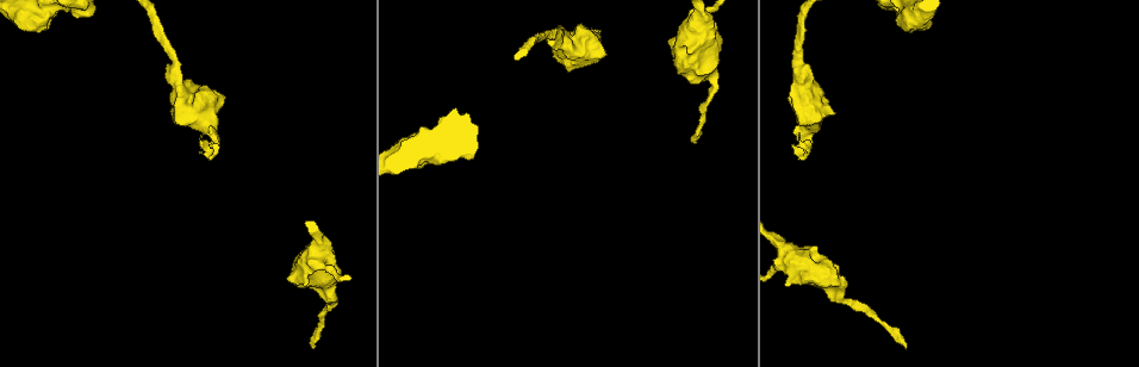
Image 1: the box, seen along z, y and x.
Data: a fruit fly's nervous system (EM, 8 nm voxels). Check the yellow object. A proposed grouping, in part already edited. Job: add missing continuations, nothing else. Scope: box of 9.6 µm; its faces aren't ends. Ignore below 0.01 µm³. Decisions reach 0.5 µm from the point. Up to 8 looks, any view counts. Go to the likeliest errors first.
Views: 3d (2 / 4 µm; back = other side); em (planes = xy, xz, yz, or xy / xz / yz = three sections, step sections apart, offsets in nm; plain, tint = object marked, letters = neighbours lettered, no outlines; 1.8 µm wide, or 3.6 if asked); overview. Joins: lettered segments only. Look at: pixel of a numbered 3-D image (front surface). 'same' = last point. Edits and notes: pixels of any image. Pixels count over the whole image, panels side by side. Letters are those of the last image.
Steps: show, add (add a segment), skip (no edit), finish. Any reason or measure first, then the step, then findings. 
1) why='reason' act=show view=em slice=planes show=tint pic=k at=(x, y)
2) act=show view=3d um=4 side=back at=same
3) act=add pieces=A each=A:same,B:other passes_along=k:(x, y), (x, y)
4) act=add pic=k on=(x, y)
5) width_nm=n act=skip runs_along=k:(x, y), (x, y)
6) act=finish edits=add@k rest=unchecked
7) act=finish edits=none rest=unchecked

why='free end' act=show view=3d um=2 pic=1 at=(696, 143)

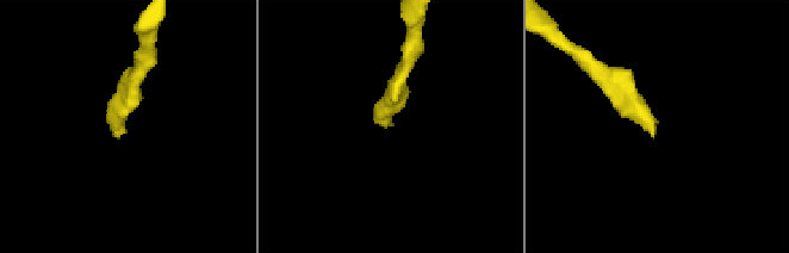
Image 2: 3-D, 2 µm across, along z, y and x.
why='now the EM' act=show view=em slice=planes show=letters pic=2 at=(386, 124)

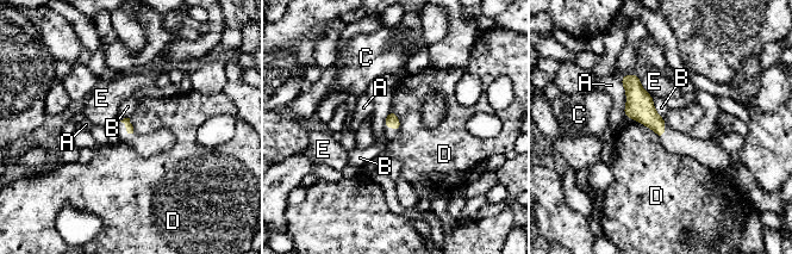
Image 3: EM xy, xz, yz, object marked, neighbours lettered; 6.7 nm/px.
act=skip each=A:other,B:other,C:other,D:other,E:other border=3:(634, 119), (650, 128), (660, 138) found='none of them fits'

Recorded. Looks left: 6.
act=show view=em slice=planes show=letters pic=1 at=(305, 281)

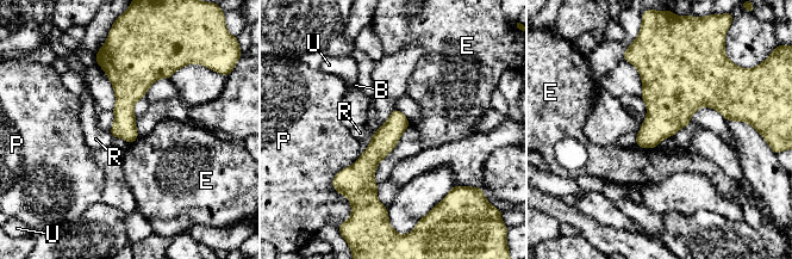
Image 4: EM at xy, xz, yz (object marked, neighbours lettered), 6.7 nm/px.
act=skip each=B:other,E:other,P:other,R:other,U:other found='no lettered segment goes on from it'

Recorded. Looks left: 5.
why='sudden change in width' act=show view=em um=3.6 slice=planes show=plain pic=1 at=(559, 41)

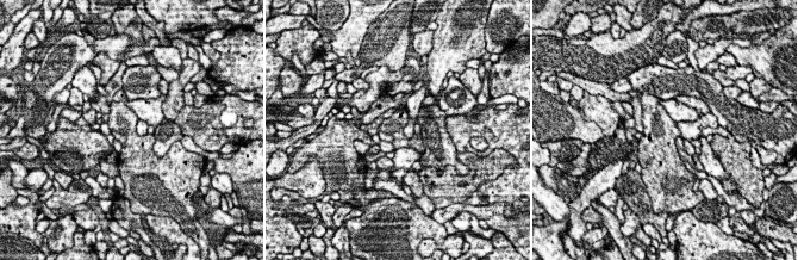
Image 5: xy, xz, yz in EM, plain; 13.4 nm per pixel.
why='see the neighbours' act=show view=em um=3.6 slice=planes show=letters at=same

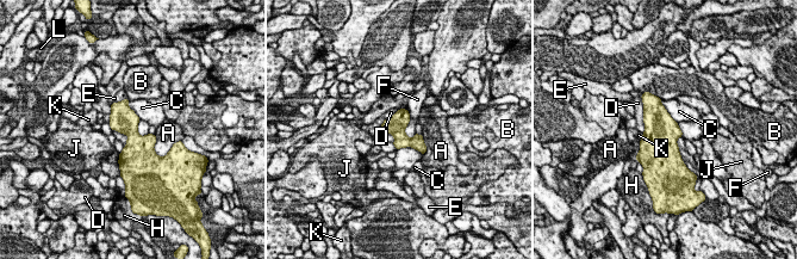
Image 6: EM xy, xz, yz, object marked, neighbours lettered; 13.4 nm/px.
act=skip each=A:other,B:other,C:other,D:other,E:other,F:other,H:other,J:other,K:other,L:other found='none of them fits'

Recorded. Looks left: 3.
act=finish edits=none rest=unchecked

